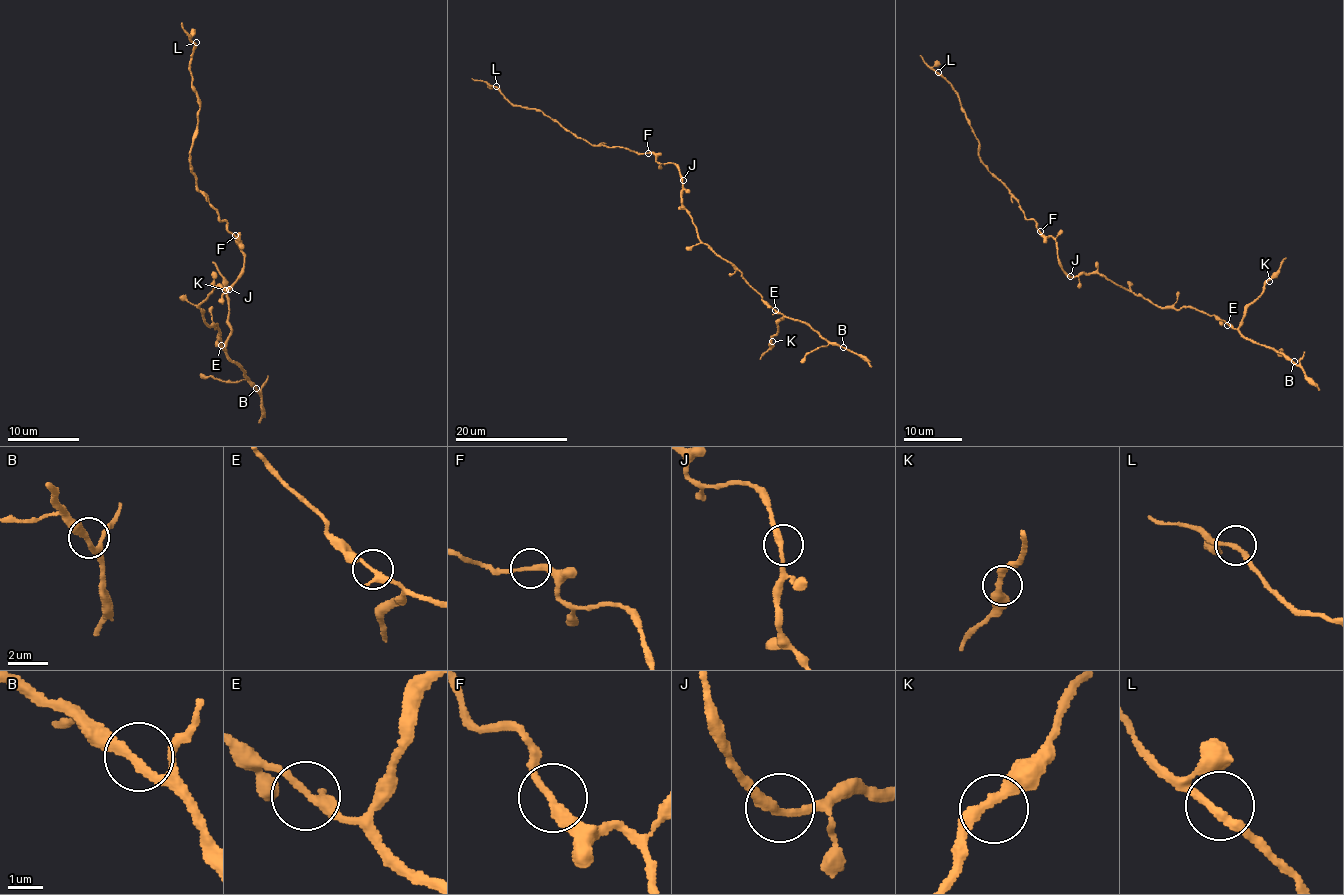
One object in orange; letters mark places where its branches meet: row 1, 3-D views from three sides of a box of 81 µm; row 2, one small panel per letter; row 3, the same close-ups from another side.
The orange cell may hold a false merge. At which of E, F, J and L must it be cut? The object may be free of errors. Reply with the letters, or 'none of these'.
none of these

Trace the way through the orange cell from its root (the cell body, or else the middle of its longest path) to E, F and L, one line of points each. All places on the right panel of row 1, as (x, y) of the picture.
E: (1069, 276), (1098, 273), (1159, 307), (1178, 310), (1193, 307), (1216, 315), (1227, 324)
F: (1069, 276), (1060, 266), (1056, 240), (1040, 231)
L: (1069, 276), (1060, 266), (1055, 240), (1040, 234), (1008, 187), (983, 163), (957, 92), (938, 72)

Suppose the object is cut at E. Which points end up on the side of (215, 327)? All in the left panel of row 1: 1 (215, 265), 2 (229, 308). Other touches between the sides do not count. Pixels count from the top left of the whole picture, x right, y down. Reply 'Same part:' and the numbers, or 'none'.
Same part: none

